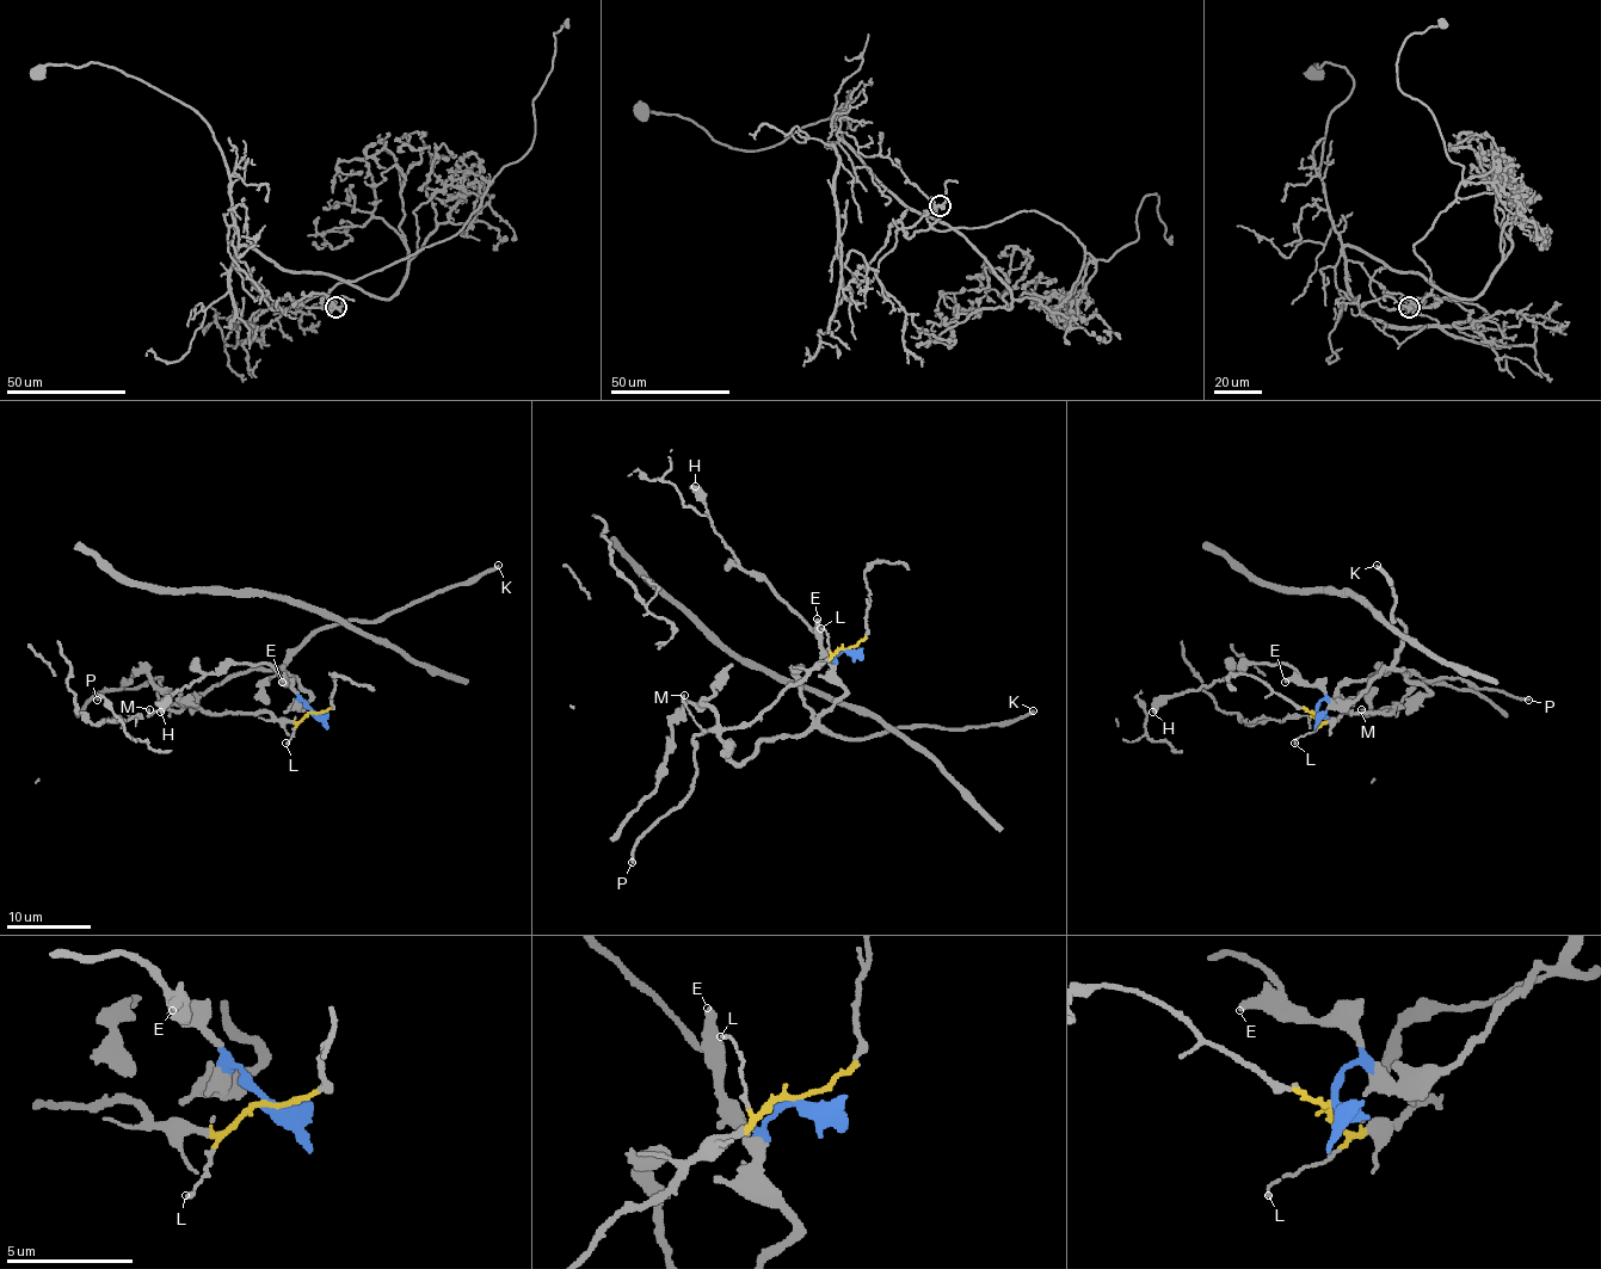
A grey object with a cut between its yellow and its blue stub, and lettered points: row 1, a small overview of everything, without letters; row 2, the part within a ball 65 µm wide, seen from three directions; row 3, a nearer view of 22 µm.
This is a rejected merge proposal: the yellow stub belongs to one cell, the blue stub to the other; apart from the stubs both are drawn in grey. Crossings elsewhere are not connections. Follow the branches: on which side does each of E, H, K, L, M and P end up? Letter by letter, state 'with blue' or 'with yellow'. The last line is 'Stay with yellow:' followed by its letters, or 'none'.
E: with blue
H: with blue
K: with blue
L: with yellow
M: with yellow
P: with yellow
Stay with yellow: L, M, P

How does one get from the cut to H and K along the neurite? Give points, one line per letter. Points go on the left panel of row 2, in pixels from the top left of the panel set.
H: (312, 712), (270, 665), (226, 663), (171, 697), (160, 712)
K: (312, 712), (301, 698), (299, 706), (309, 697), (284, 667), (312, 636), (386, 618), (499, 565)

